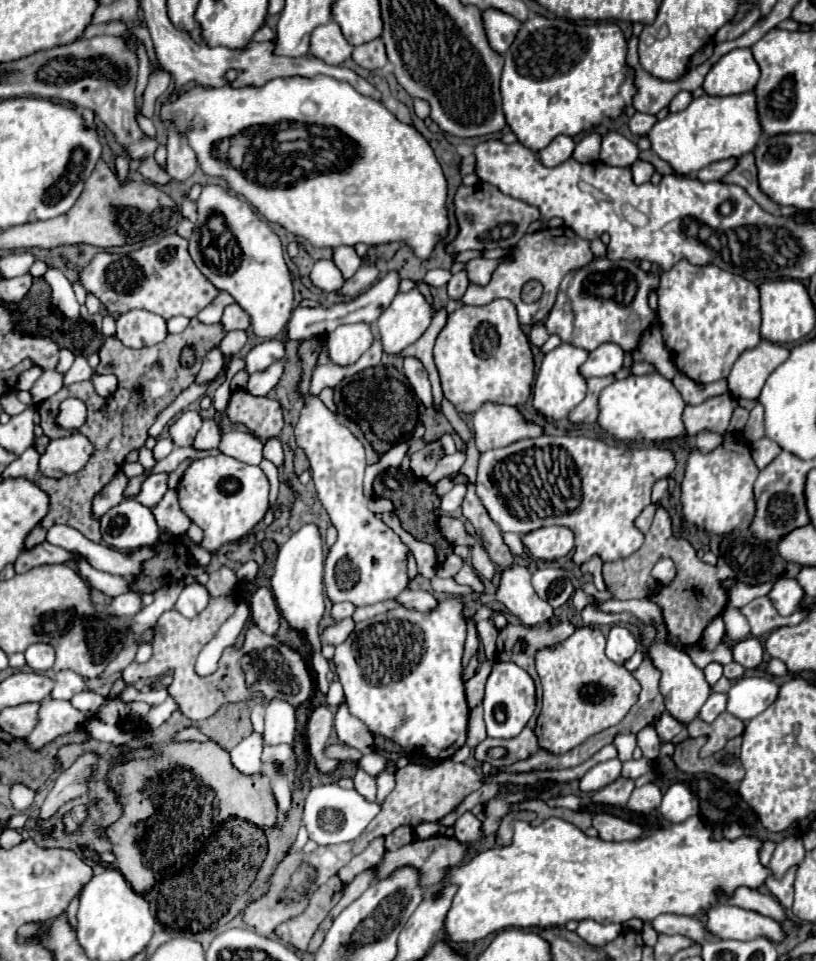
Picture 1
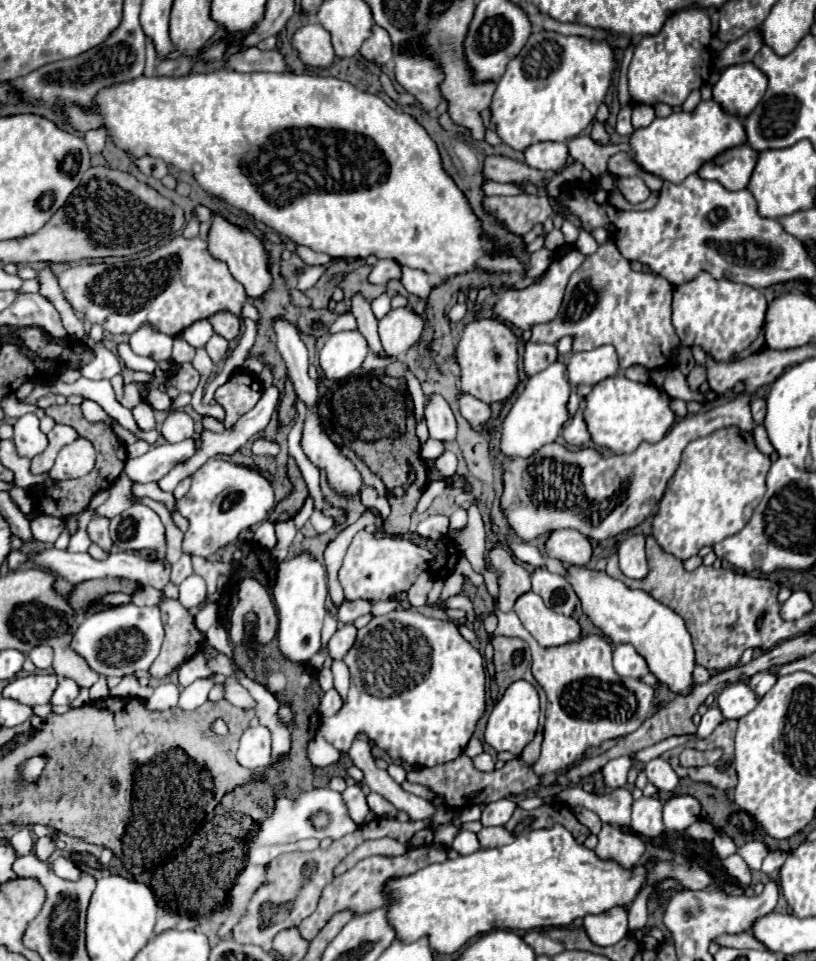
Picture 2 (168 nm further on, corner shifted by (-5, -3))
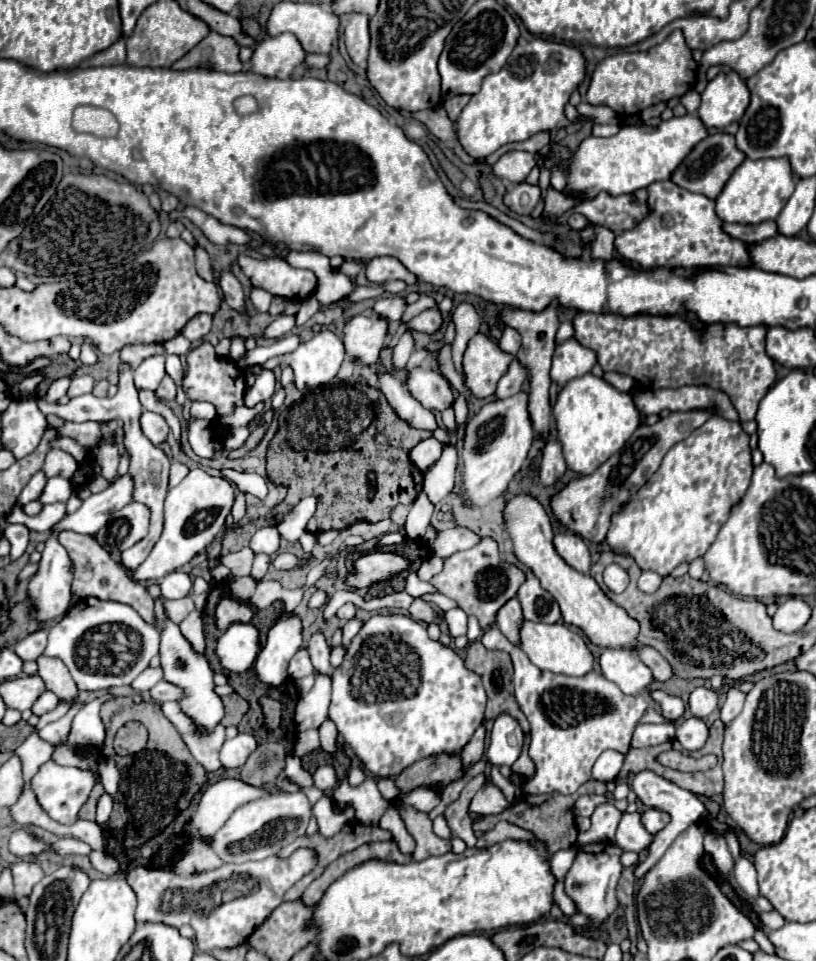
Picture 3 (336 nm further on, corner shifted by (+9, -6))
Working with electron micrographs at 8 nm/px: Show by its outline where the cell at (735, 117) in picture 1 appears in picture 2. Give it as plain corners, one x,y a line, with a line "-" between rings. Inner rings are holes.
700,101
700,105
690,113
672,113
664,119
656,117
648,127
636,129
630,137
630,147
634,151
634,159
650,173
660,175
666,181
680,183
688,175
698,173
704,161
712,161
716,153
724,153
724,149
732,149
732,145
744,145
748,137
744,137
744,123
740,117
732,117
732,113
724,113
716,101

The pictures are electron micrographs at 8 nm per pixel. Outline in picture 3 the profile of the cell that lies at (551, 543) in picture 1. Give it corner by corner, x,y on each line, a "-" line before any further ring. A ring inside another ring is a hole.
556,534
554,536
554,546
556,552
578,572
588,574
592,560
590,560
590,550
586,546
586,542
576,536
576,534

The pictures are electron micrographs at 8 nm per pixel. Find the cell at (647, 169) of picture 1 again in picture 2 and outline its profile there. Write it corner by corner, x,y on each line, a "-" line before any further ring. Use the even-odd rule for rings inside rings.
624,177
624,179
618,179
618,189
622,191
622,195
632,205
638,205
638,203
646,201
648,195
650,195
650,189
642,181
642,177

